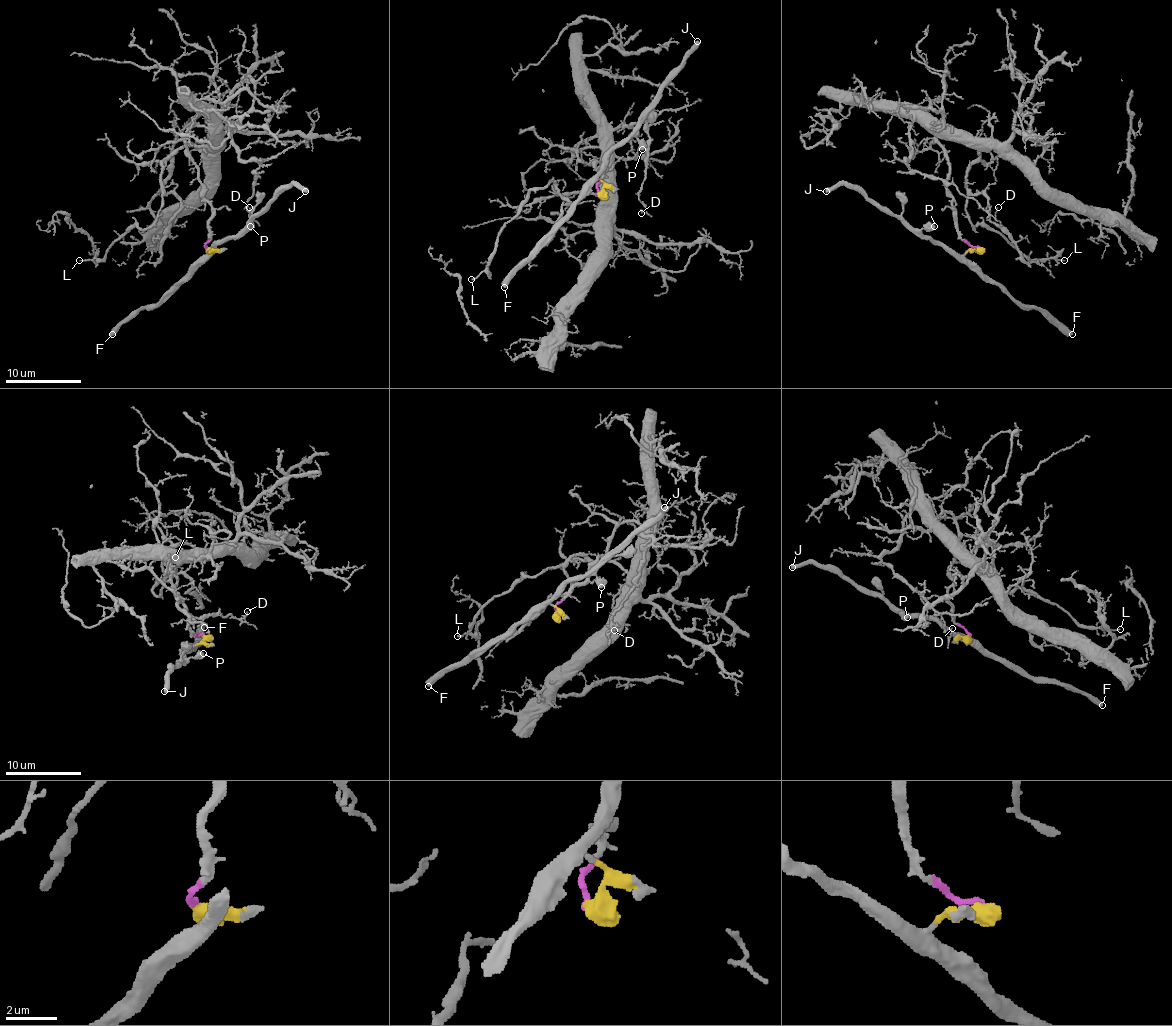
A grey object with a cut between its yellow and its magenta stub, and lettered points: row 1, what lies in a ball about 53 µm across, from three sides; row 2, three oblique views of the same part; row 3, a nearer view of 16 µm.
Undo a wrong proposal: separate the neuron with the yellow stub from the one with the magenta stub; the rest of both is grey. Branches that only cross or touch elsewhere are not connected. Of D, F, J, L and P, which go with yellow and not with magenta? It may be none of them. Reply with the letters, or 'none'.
F, J, P

